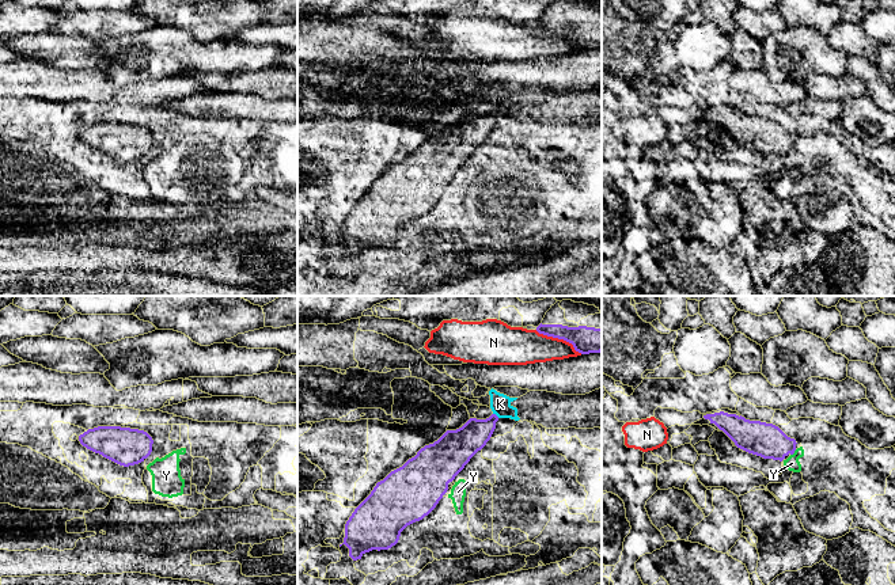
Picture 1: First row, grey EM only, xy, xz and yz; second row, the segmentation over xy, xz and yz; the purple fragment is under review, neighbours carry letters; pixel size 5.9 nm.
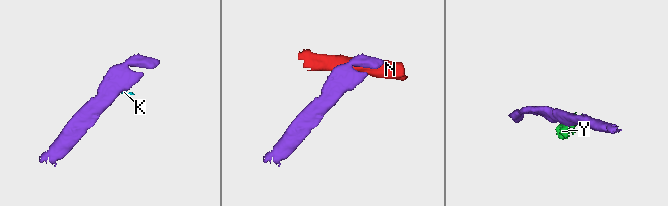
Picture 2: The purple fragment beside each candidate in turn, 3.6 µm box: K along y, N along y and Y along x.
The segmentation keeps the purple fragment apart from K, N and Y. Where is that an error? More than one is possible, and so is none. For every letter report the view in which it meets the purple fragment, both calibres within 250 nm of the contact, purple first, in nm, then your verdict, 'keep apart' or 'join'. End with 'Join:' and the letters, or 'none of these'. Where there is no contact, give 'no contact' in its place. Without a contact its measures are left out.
K: meets purple in xz; 190 nm thick on the purple side, 120 nm on the other; keep apart
N: meets purple in xz; 160 nm thick on the purple side, 220 nm on the other; keep apart
Y: meets purple in yz; 200 nm thick on the purple side, 90 nm on the other; keep apart
Join: none of these

